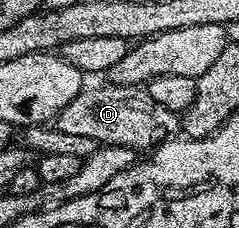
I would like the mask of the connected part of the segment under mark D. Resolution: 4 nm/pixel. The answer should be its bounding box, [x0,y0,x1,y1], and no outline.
[53,82,181,153]

